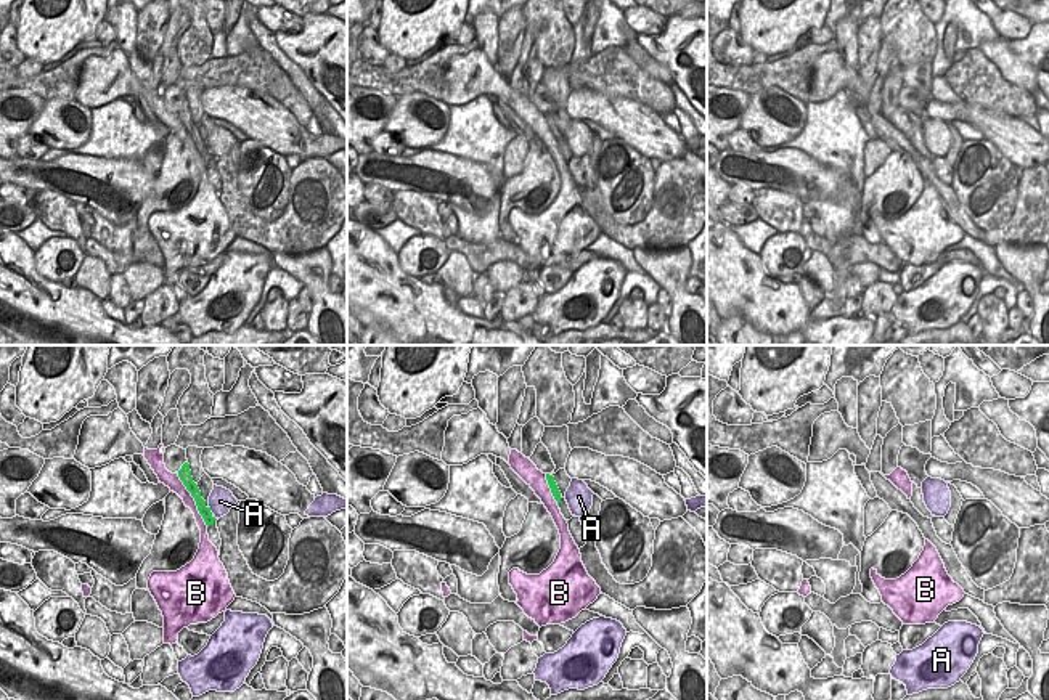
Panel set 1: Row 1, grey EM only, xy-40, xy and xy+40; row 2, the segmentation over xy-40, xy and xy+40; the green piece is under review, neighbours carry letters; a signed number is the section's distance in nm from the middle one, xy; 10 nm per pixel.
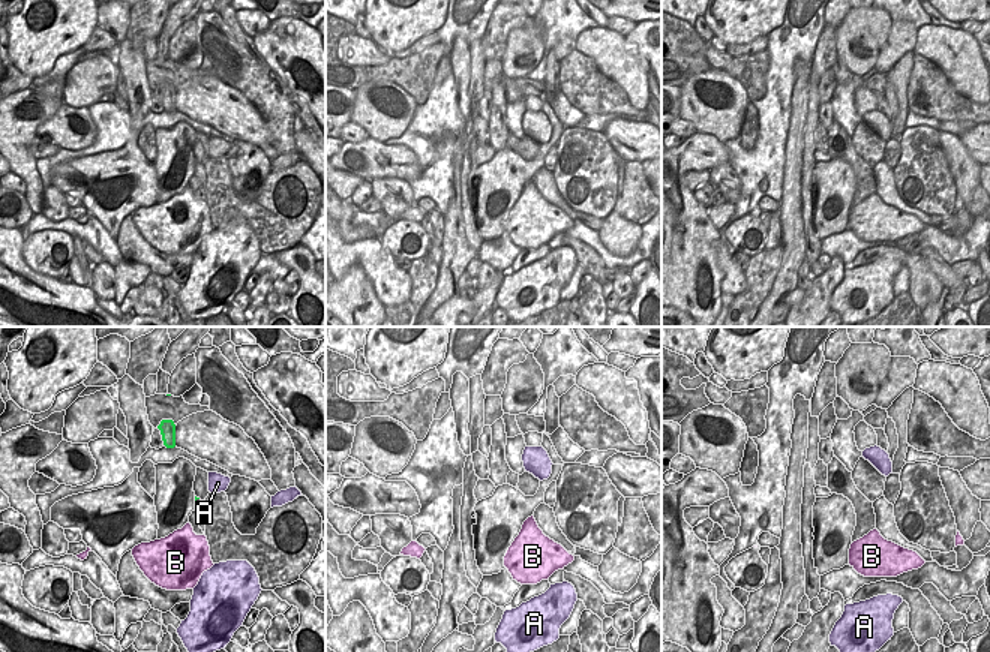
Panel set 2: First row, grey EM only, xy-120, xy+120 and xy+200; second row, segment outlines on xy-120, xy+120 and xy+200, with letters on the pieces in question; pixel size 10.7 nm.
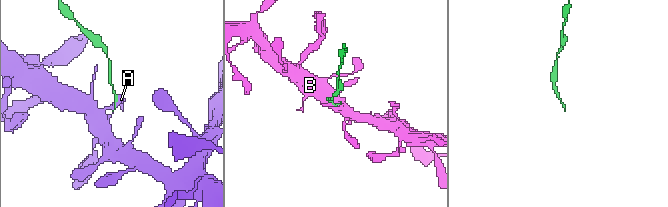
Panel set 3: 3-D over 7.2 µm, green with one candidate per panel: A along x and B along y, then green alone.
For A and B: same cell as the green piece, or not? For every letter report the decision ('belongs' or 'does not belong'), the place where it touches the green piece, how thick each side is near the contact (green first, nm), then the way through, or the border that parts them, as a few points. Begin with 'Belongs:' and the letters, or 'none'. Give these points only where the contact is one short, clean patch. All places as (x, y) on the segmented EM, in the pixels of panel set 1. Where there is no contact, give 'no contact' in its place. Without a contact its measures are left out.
Belongs: none
A: does not belong | xy-40 (209, 509) | 100/240 nm | along xy-40 (209, 506), (212, 512)
B: does not belong | xy-40 (195, 500) | 120/140 nm

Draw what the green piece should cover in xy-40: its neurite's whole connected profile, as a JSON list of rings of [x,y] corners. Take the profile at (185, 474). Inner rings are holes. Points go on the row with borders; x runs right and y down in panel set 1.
[[[185,462],[182,466],[182,469],[178,470],[178,477],[183,482],[183,485],[186,486],[186,490],[191,493],[191,496],[194,498],[198,511],[202,515],[202,519],[209,528],[210,525],[214,525],[215,517],[212,515],[210,507],[207,507],[206,501],[201,498],[201,491],[199,491],[198,485],[193,482],[188,462]]]

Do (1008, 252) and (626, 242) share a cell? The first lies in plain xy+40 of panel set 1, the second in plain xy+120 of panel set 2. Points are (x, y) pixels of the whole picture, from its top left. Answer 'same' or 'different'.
same

